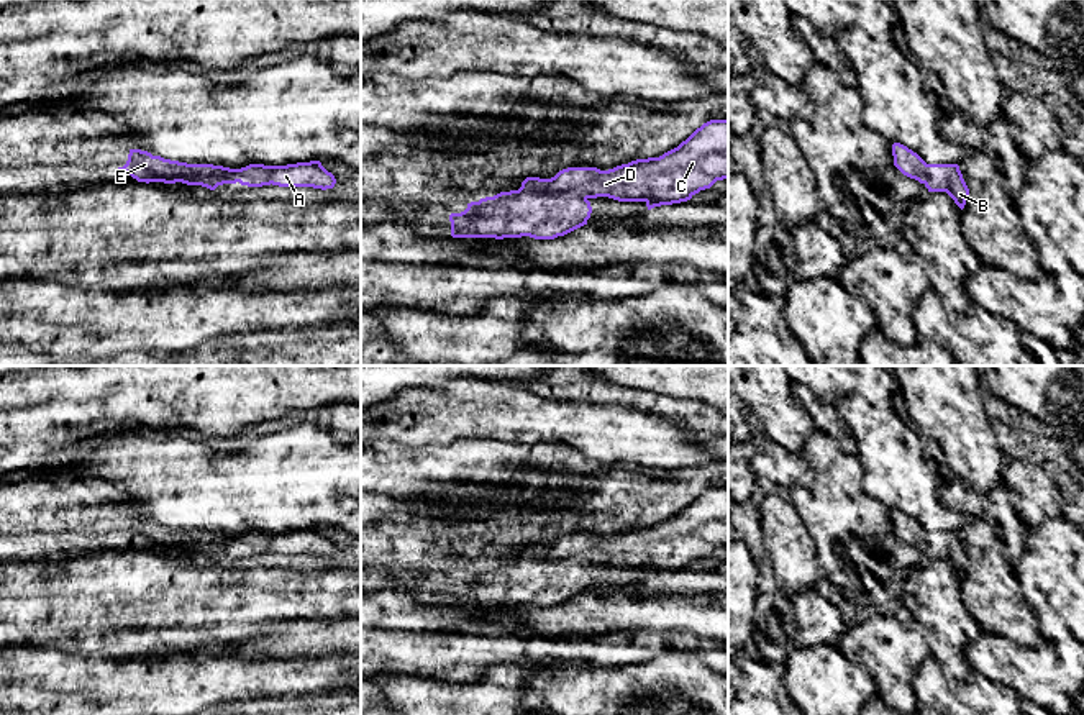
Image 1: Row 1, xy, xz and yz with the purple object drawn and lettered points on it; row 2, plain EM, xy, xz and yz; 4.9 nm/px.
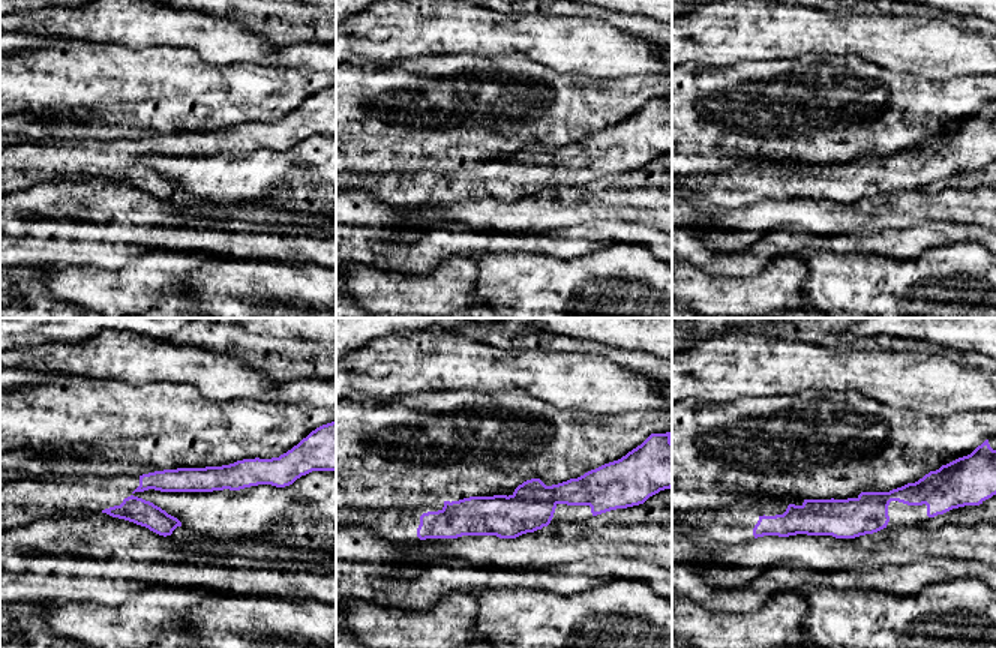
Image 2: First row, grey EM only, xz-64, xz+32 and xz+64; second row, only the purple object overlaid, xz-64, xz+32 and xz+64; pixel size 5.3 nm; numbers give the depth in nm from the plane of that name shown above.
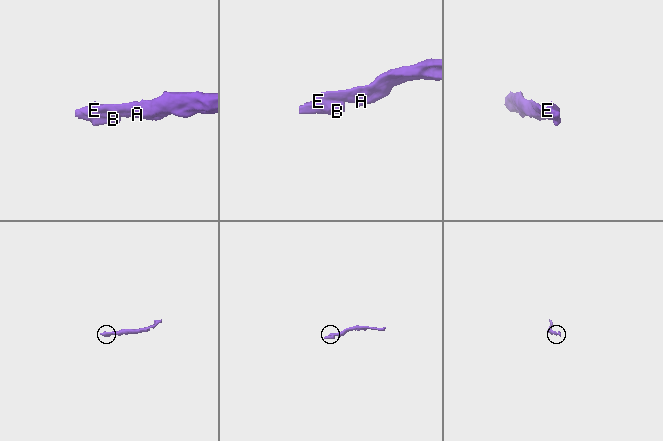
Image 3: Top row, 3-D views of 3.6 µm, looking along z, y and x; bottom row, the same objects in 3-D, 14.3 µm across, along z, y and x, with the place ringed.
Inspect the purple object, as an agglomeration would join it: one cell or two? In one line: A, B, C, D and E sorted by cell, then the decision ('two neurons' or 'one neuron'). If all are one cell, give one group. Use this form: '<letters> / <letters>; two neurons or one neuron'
A B C D E; one neuron

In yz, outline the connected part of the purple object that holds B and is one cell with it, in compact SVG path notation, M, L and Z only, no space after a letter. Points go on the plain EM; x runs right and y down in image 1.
M900 510L892 512L894 533L907 544L923 551L928 559L946 559L963 577L969 556L958 531L927 531Z

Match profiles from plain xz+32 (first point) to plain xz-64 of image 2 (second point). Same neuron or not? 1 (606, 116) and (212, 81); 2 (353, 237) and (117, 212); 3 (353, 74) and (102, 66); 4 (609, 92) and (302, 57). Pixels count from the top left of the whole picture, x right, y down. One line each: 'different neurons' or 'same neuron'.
1: same neuron
2: same neuron
3: same neuron
4: same neuron

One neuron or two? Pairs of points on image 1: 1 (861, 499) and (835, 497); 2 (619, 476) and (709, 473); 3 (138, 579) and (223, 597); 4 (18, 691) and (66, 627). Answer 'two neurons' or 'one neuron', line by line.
1: one neuron
2: one neuron
3: one neuron
4: two neurons

